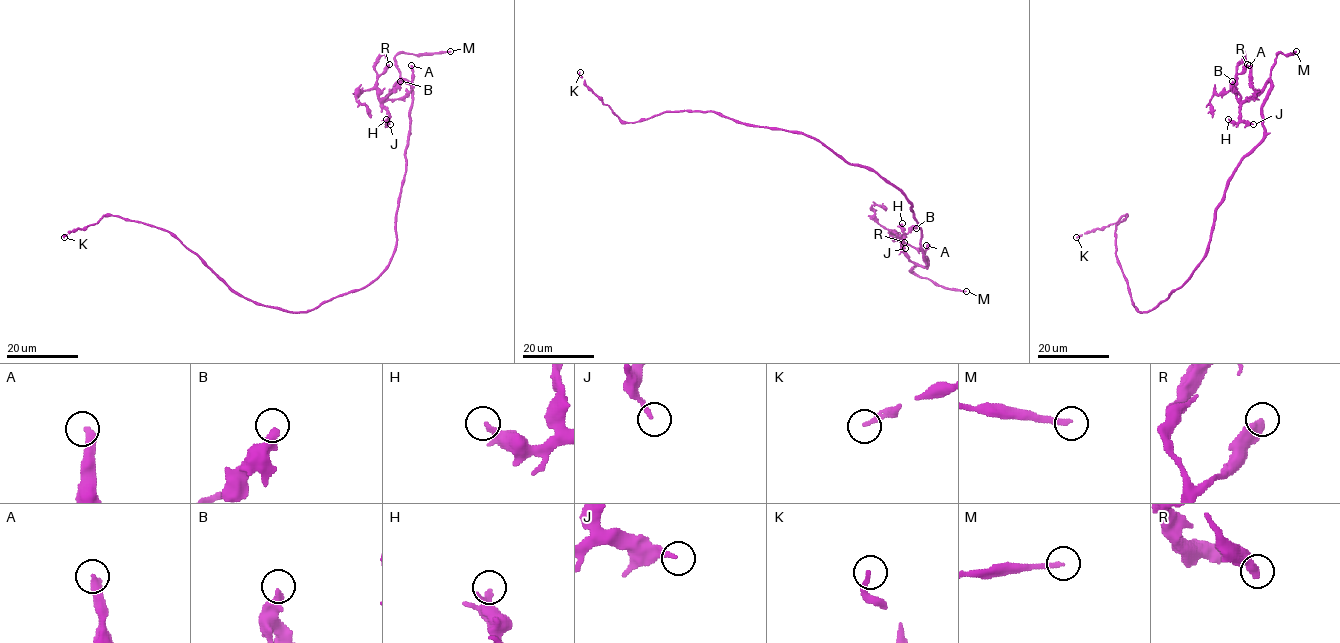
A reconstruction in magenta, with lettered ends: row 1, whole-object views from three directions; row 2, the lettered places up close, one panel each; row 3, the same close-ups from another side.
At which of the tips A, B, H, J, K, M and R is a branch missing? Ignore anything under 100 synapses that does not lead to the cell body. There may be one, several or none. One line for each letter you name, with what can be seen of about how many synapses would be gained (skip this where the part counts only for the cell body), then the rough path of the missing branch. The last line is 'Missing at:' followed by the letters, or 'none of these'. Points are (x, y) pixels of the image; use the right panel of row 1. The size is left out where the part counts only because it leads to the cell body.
M: 110 syn | (1296, 51), (1288, 35), (1247, 15), (1237, 15), (1217, 23), (1213, 29), (1211, 49)
Missing at: M

